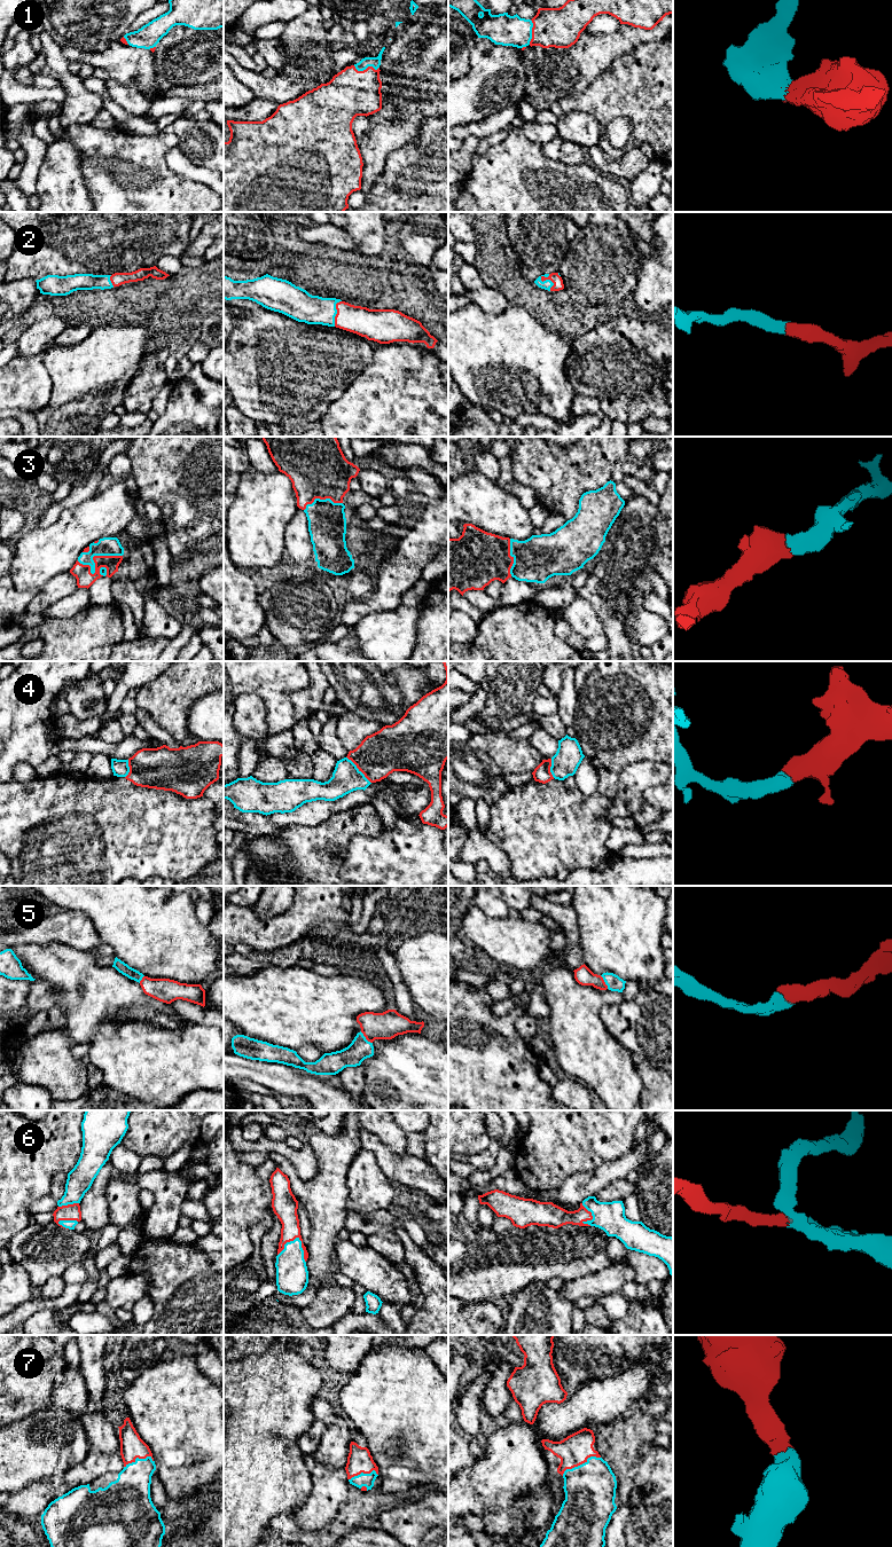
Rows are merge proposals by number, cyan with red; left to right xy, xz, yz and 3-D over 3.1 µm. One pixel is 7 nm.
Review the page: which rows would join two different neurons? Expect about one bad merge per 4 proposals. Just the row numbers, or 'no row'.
no row

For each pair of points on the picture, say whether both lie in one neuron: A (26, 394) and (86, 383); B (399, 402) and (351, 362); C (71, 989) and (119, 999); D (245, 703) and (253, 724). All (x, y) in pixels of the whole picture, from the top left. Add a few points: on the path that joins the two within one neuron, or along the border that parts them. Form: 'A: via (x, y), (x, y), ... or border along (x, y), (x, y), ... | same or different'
A: border along (45, 363), (51, 379), (51, 398), (36, 413) | different
B: border along (374, 351), (373, 359), (344, 392) | different
C: via (83, 992), (108, 994) | same
D: via (250, 708), (250, 719) | same

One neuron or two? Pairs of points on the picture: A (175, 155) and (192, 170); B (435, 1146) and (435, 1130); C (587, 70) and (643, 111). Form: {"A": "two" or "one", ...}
{"A": "one", "B": "one", "C": "two"}

